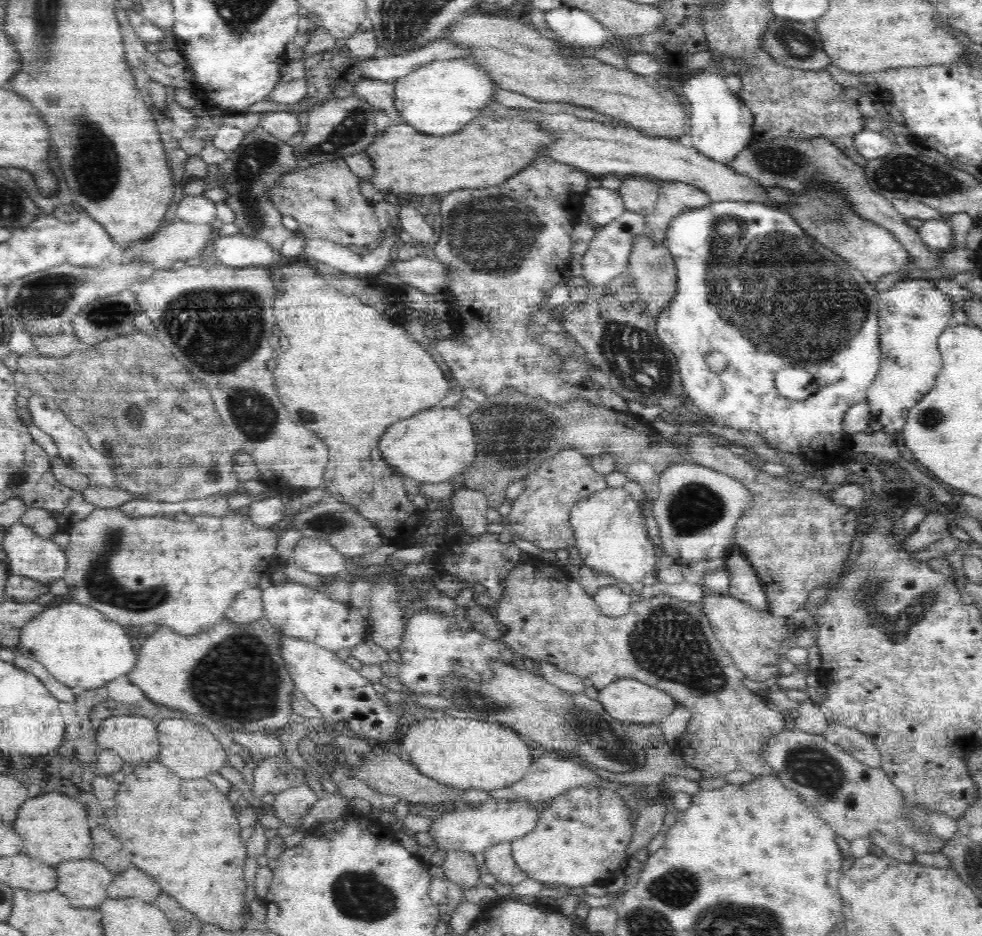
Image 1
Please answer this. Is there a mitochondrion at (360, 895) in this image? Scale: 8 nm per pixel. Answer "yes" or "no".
yes

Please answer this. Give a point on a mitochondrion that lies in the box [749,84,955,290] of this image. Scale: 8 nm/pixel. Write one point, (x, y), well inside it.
(781, 160)

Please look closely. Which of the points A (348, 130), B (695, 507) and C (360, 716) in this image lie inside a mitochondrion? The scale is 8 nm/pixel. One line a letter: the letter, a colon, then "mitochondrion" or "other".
A: mitochondrion
B: mitochondrion
C: other

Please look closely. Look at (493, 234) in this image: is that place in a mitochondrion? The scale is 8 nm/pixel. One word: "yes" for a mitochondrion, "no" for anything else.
yes

